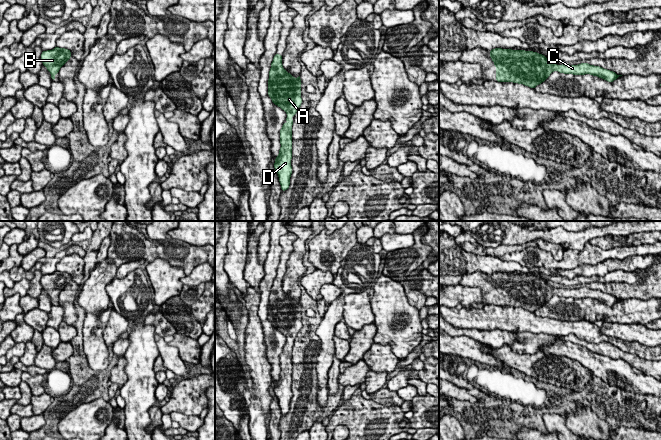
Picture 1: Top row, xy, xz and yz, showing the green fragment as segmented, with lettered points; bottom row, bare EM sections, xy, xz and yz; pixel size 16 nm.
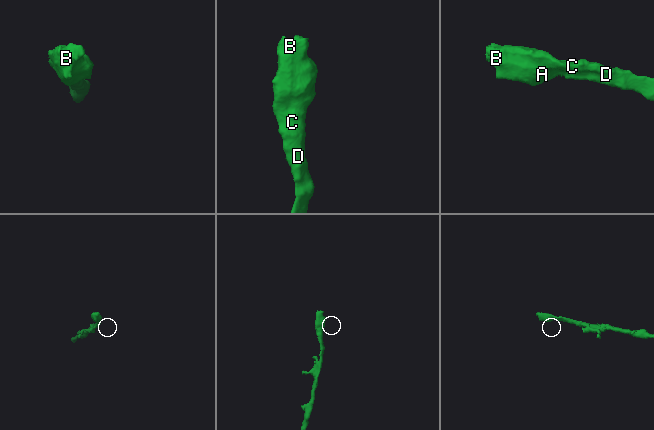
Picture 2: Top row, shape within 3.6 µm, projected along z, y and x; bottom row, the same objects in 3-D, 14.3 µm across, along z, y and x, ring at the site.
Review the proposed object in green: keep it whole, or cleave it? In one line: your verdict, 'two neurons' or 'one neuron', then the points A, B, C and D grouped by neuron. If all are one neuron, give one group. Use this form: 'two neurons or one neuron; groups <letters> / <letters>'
one neuron; groups A B C D

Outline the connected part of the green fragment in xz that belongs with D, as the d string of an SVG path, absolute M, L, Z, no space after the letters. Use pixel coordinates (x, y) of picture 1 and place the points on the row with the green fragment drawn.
M275 54L271 63L268 79L268 96L272 102L287 114L285 123L280 130L280 150L275 158L274 169L278 174L281 190L286 191L290 186L293 172L292 159L292 125L294 116L302 104L301 79L294 78L282 65L283 55Z

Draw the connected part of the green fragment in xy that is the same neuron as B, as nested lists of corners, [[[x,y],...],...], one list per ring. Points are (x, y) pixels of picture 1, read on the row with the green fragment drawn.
[[[55,47],[52,50],[42,51],[41,61],[43,66],[51,74],[52,81],[55,81],[55,75],[59,73],[60,68],[71,58],[72,54],[69,49]]]

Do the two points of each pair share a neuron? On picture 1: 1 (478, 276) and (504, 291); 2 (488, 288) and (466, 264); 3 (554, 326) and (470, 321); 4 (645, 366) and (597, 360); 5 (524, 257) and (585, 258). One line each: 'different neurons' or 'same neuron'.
1: same neuron
2: different neurons
3: same neuron
4: different neurons
5: same neuron

